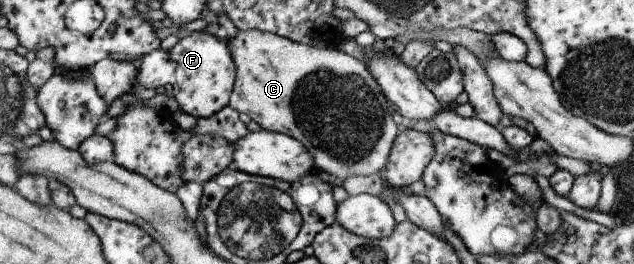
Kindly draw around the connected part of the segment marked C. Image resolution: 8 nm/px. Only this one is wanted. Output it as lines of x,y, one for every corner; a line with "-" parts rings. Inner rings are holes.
255,30
244,32
237,31
234,38
226,39
231,54
235,60
235,85
234,91
231,94
228,106
236,113
246,114
250,120
254,121
263,130
280,132
286,134
289,138
294,138
304,146
304,150
310,154
312,158
312,166
316,172
326,172
335,178
345,179
352,176
370,176
371,174
380,174
386,166
388,154
394,144
399,131
397,125
394,124
391,118
393,105
387,101
382,95
380,86
376,80
368,73
362,61
358,61
344,52
339,52
336,48
330,49
327,47
317,48
317,46
309,46
303,43
287,40
286,38
278,37
276,34
268,34

